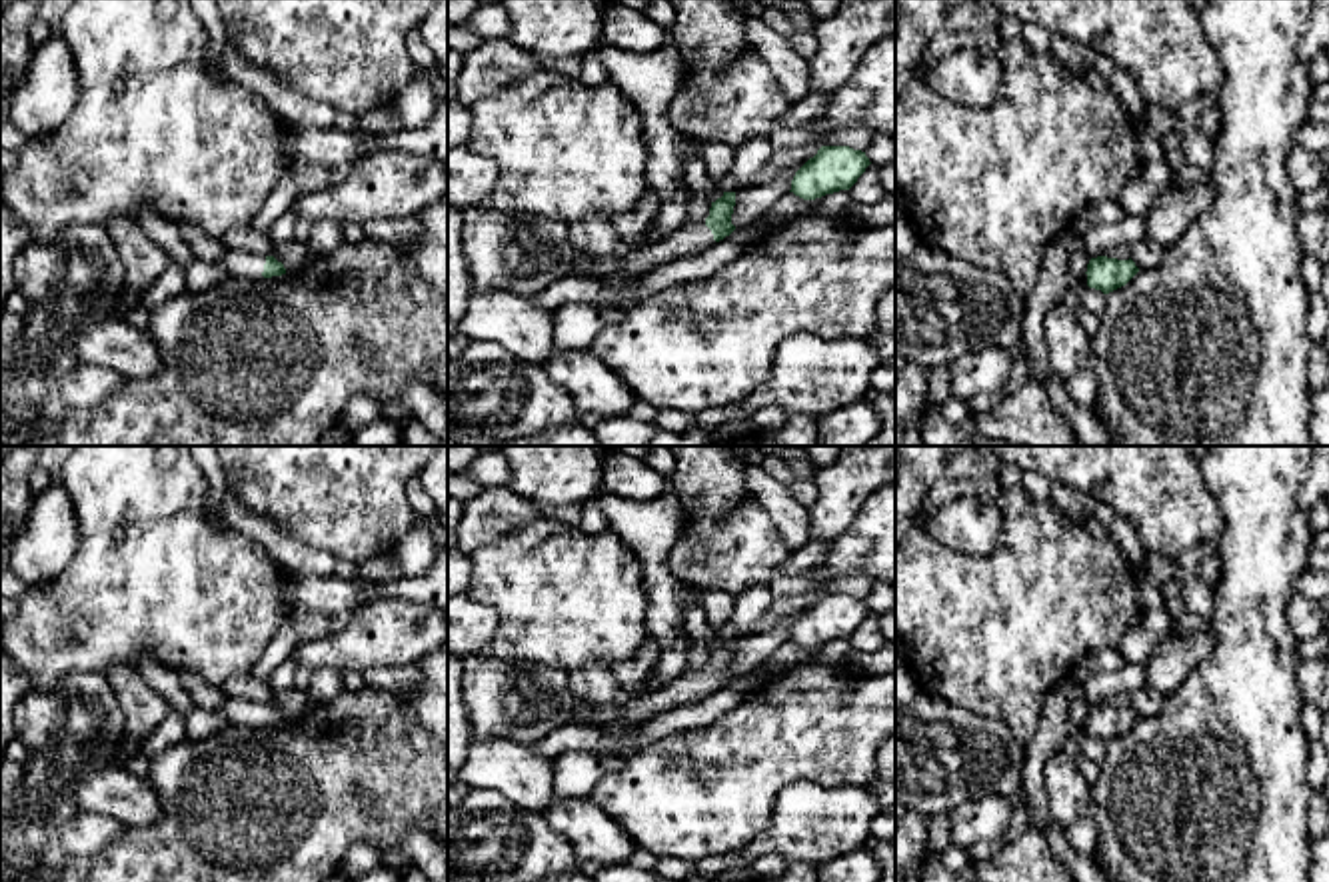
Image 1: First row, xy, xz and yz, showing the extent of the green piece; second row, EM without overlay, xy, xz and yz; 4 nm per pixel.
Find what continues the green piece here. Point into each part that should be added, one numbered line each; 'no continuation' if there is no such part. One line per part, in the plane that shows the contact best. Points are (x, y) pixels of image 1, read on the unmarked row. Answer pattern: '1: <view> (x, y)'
1: xy (236, 710)

